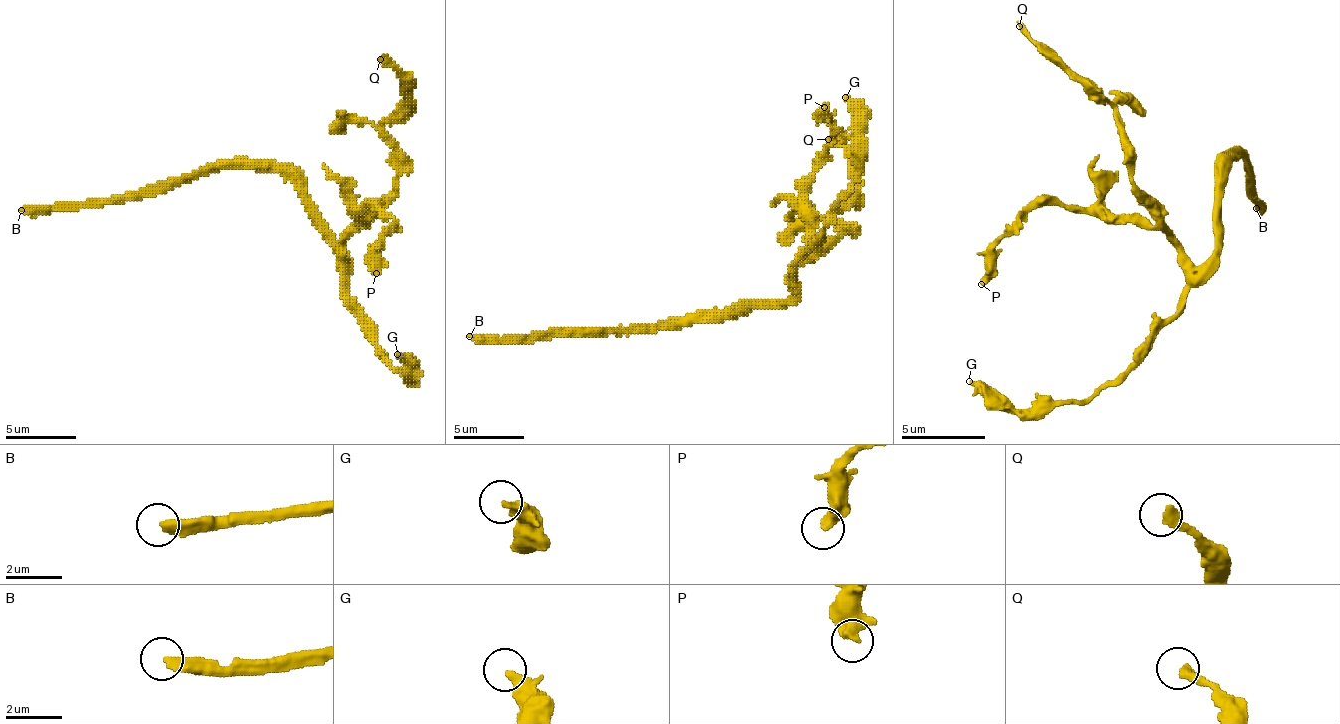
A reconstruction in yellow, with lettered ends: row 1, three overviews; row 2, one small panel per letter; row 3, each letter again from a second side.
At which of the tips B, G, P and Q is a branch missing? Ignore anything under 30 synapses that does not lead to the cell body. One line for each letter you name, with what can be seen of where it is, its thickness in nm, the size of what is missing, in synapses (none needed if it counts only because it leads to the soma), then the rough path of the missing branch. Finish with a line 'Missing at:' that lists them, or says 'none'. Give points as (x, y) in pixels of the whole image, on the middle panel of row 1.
B: at (469, 336); 380 nm thick; about 250 synapses
Missing at: B

